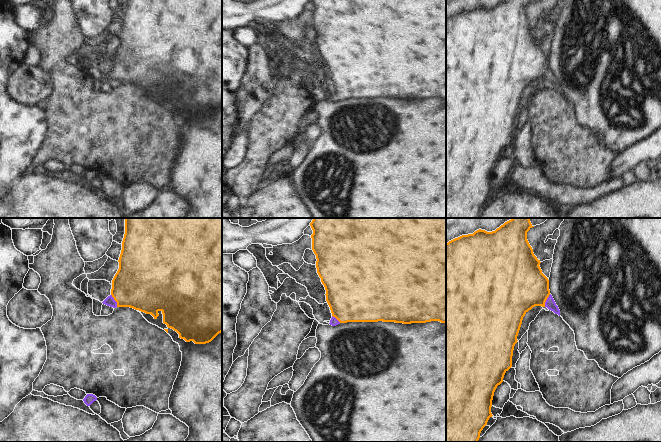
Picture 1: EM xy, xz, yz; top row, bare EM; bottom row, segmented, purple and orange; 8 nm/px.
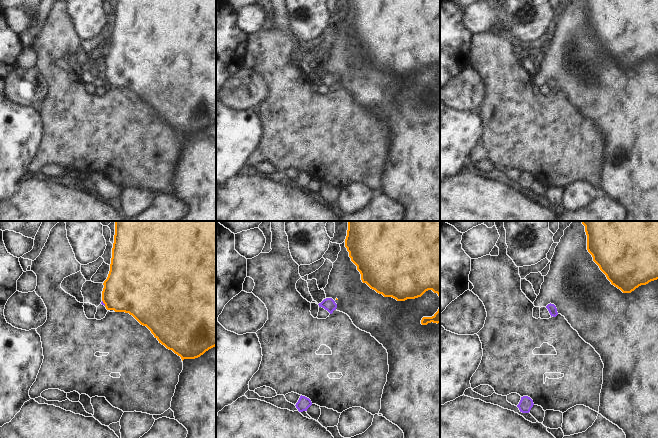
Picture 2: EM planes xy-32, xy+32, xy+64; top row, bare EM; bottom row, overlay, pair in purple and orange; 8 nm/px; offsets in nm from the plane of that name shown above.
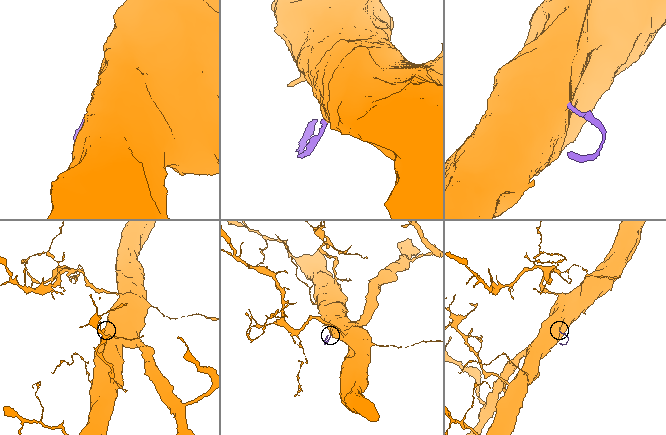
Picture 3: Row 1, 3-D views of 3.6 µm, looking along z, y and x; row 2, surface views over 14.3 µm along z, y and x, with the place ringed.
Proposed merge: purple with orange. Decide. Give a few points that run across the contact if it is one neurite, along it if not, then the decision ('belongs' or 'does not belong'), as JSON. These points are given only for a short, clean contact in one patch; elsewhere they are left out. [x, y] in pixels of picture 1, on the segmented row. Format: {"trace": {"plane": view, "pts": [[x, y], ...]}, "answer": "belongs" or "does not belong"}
{"trace": {"plane": "yz", "pts": [[550, 303], [546, 300], [530, 287], [519, 285]]}, "answer": "belongs"}

